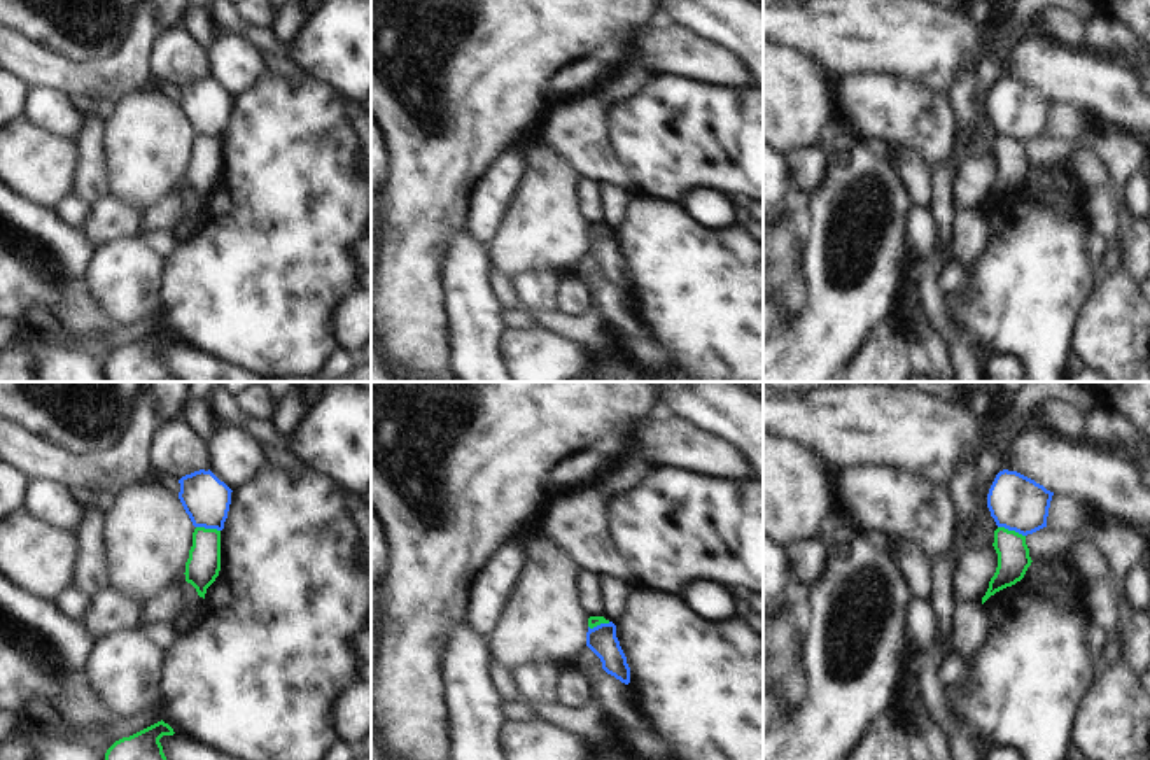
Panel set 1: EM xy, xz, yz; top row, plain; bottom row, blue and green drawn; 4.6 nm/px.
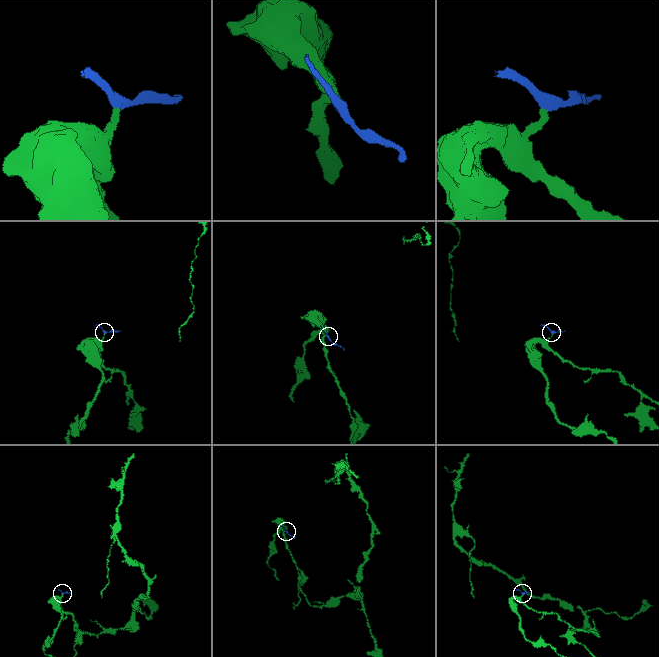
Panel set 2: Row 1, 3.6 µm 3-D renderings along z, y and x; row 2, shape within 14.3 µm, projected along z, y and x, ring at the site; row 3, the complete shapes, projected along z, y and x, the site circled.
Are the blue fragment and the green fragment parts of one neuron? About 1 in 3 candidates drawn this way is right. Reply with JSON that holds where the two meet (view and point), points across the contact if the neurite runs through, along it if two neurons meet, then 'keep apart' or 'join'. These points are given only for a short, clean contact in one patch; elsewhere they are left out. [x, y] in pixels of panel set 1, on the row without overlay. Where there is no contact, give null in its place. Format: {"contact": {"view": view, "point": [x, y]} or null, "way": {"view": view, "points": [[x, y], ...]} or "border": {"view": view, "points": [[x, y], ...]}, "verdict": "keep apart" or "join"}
{"contact": {"view": "yz", "point": [1012, 137]}, "border": {"view": "yz", "points": [[998, 133], [1024, 144]]}, "verdict": "keep apart"}

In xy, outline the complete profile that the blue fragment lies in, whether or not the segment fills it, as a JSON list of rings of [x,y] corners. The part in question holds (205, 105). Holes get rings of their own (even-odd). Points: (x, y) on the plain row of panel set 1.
[[[200,77],[179,88],[179,107],[194,135],[224,137],[231,112],[231,96],[210,77]]]

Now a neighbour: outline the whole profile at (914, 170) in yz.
[[[893,147],[893,161],[898,168],[917,208],[931,208],[933,166],[915,147]]]

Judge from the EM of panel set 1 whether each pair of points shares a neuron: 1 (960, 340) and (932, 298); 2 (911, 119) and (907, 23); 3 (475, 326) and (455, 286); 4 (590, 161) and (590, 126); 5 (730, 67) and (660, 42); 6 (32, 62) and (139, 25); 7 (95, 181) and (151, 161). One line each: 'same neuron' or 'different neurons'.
1: same neuron
2: different neurons
3: same neuron
4: same neuron
5: same neuron
6: same neuron
7: different neurons

